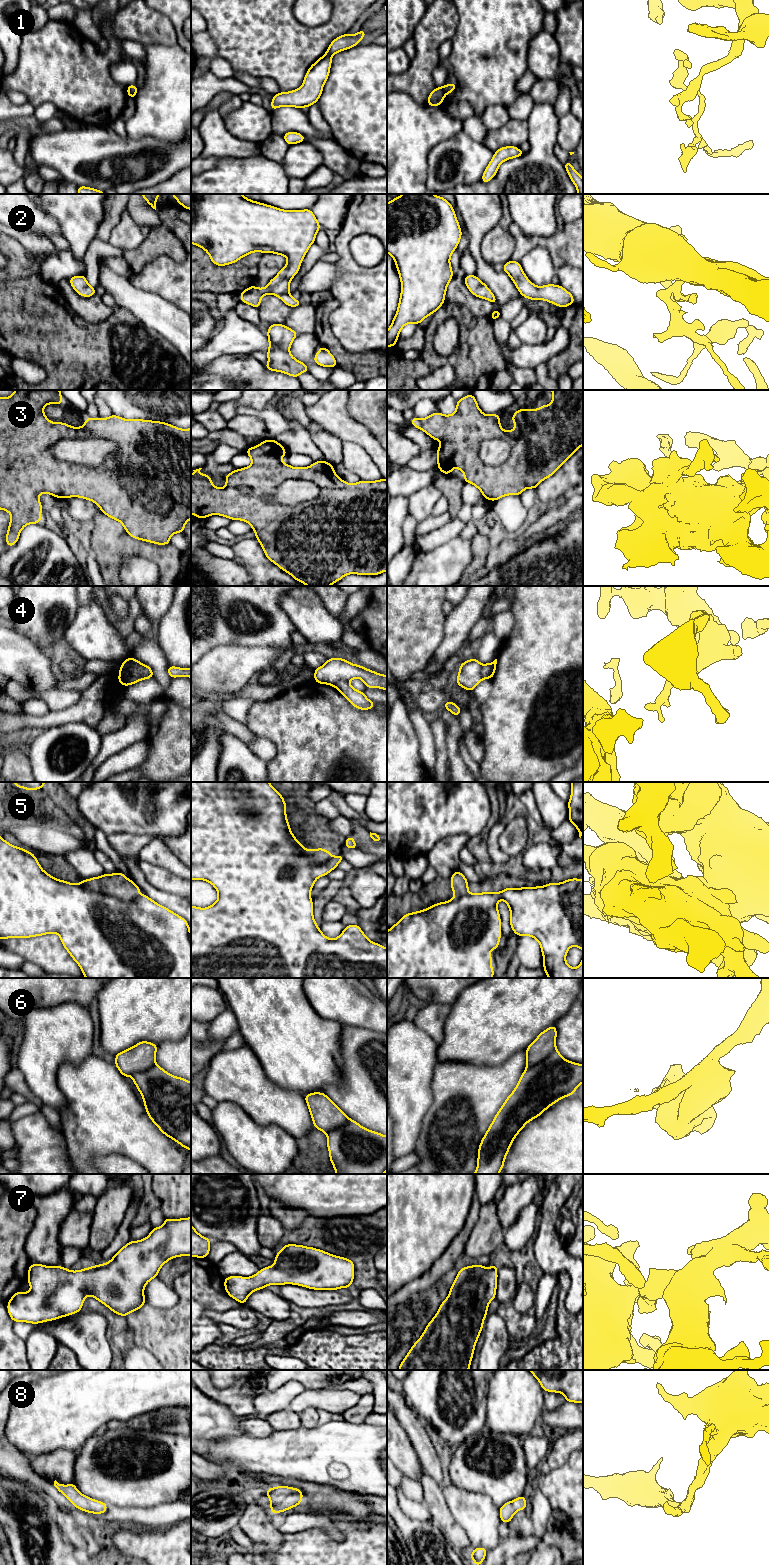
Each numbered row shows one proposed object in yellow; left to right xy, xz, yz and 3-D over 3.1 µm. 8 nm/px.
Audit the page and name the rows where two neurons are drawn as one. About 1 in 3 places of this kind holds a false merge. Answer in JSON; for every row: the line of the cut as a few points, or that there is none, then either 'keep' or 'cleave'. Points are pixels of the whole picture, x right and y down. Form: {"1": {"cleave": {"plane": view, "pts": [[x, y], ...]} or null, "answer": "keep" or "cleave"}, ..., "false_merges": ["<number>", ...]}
{"1": {"cleave": {"plane": "yz", "pts": [[441, 87], [445, 93]]}, "answer": "cleave"}, "2": {"cleave": null, "answer": "keep"}, "3": {"cleave": {"plane": "xy", "pts": [[119, 449], [104, 439], [64, 438], [50, 453]]}, "answer": "cleave"}, "4": {"cleave": {"plane": "xy", "pts": [[144, 665], [142, 673], [148, 678]]}, "answer": "cleave"}, "5": {"cleave": {"plane": "xy", "pts": [[80, 882], [86, 887], [114, 895], [126, 902], [137, 896]]}, "answer": "cleave"}, "6": {"cleave": {"plane": "yz", "pts": [[555, 1048], [538, 1063], [526, 1069]]}, "answer": "cleave"}, "7": {"cleave": null, "answer": "keep"}, "8": {"cleave": null, "answer": "keep"}, "false_merges": ["1", "3", "4", "5", "6"]}

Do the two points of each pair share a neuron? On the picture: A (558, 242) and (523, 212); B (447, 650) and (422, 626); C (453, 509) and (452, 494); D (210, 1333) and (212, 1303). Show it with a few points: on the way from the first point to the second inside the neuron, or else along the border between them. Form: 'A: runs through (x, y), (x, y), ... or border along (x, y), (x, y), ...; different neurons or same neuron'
A: border along (557, 231), (549, 236), (526, 235); different neurons
B: border along (445, 620), (442, 641), (427, 663); different neurons
C: runs through (453, 505), (453, 498); same neuron
D: runs through (202, 1325), (202, 1311), (204, 1309); same neuron

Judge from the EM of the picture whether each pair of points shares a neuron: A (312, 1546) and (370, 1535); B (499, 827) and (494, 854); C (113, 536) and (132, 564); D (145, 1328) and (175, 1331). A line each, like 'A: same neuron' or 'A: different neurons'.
A: same neuron
B: same neuron
C: different neurons
D: same neuron

